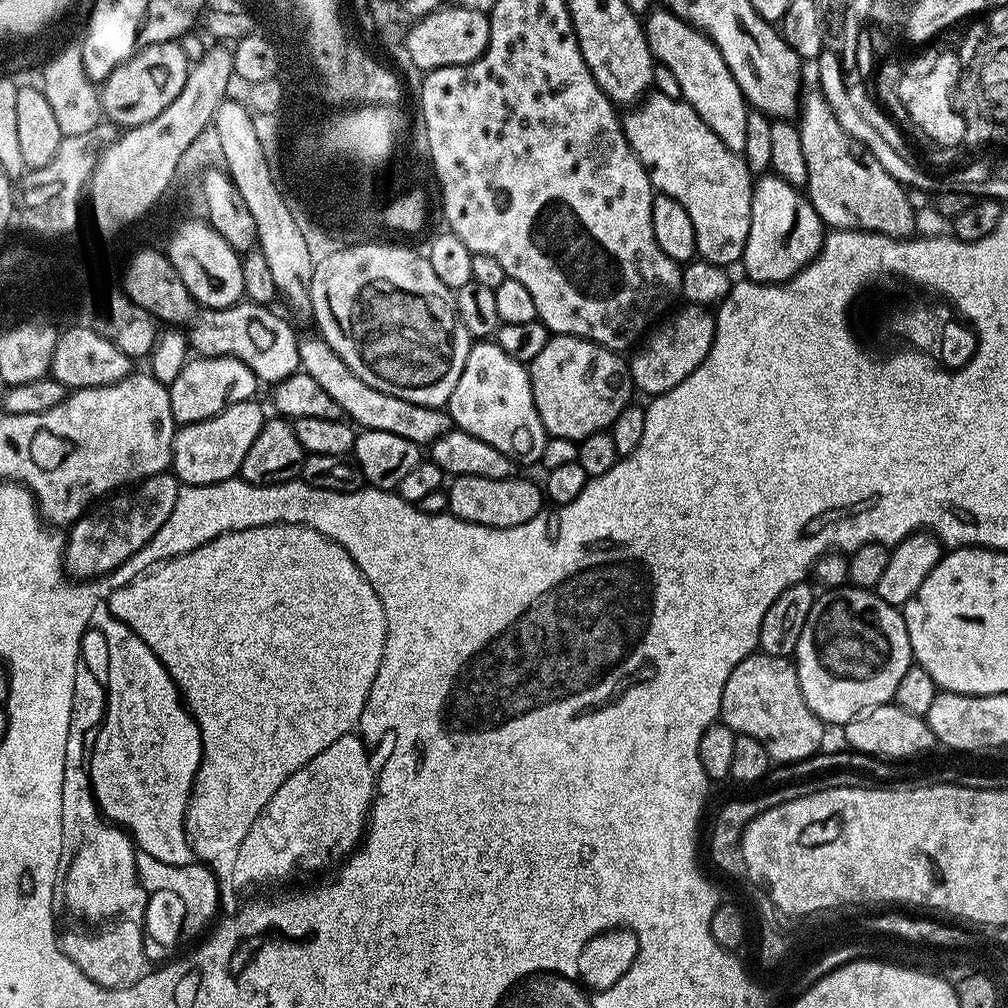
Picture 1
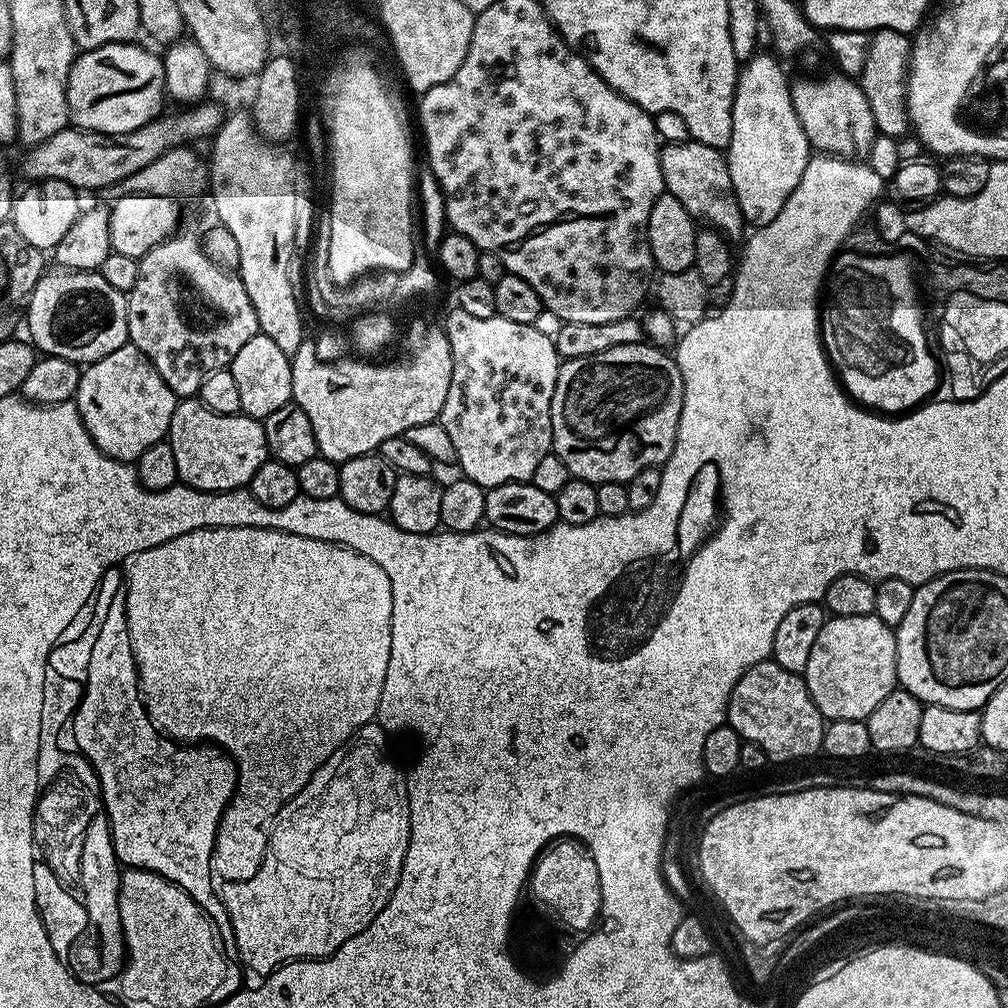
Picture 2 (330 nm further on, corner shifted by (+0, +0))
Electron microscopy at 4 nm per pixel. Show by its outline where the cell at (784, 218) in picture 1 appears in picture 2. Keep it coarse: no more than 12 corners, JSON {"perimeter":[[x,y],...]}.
{"perimeter":[[775,55],[742,64],[726,159],[753,229],[810,159]]}

